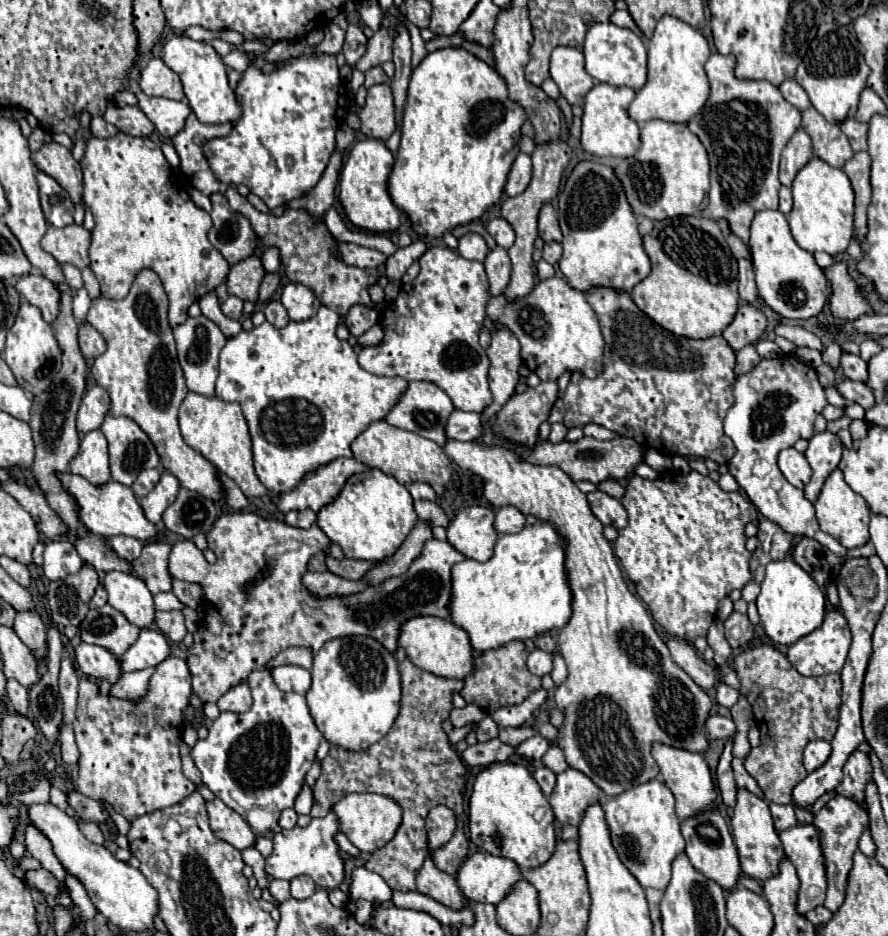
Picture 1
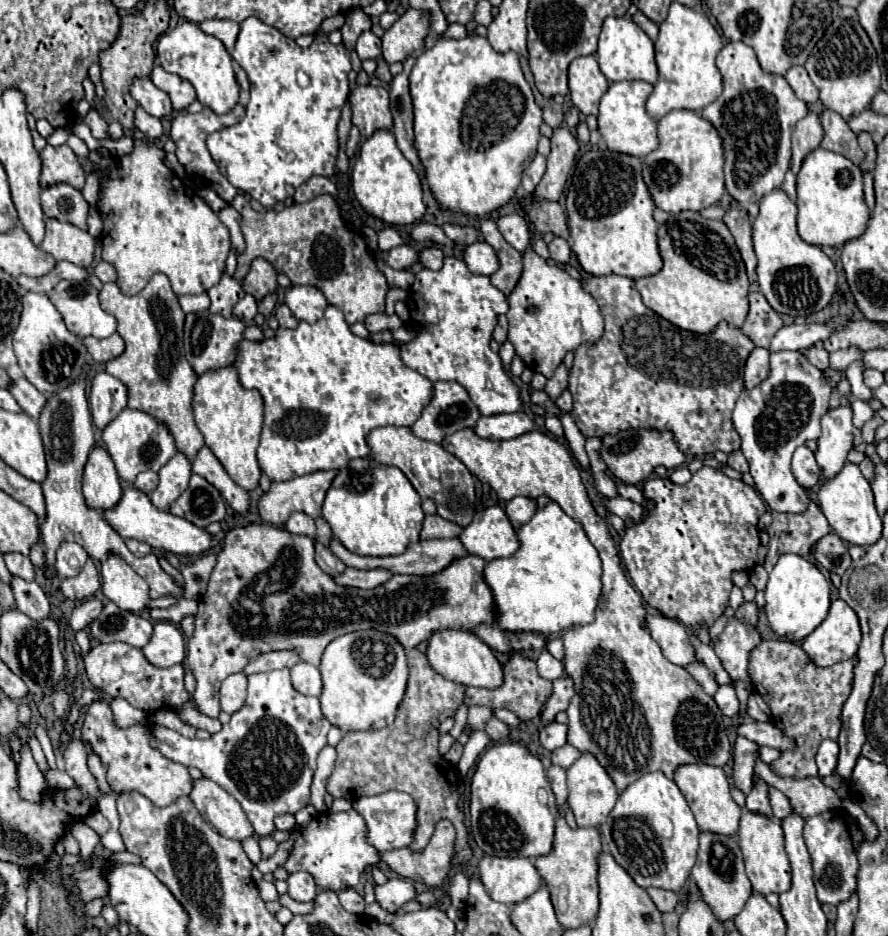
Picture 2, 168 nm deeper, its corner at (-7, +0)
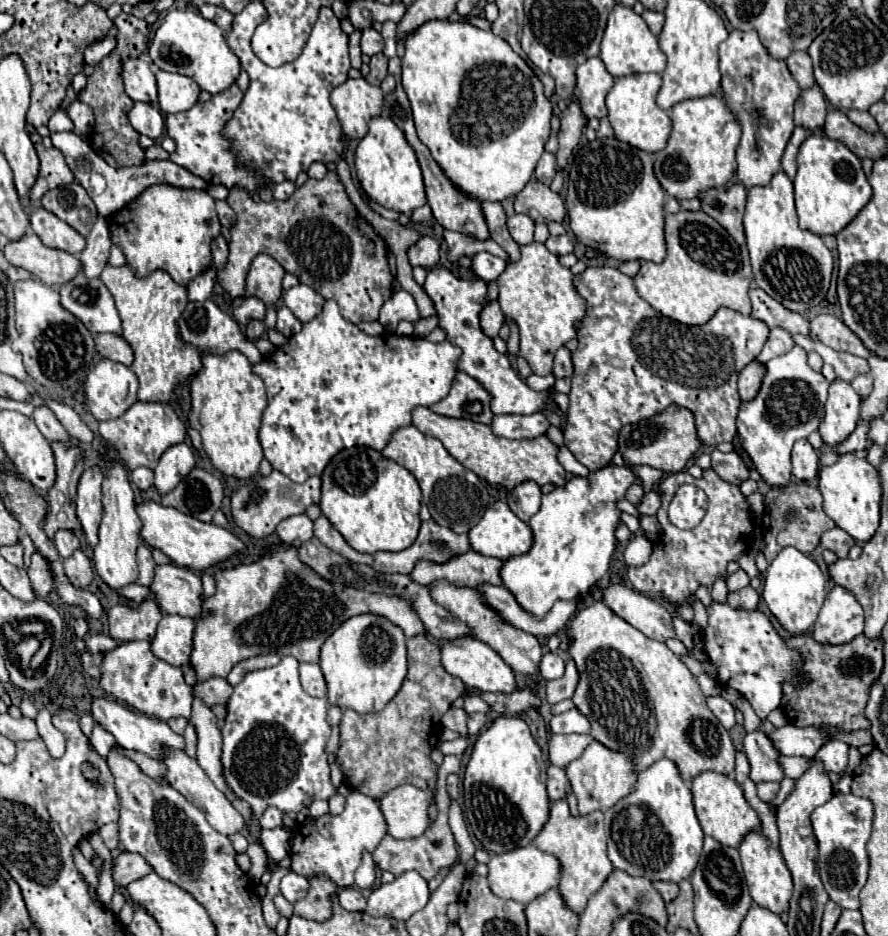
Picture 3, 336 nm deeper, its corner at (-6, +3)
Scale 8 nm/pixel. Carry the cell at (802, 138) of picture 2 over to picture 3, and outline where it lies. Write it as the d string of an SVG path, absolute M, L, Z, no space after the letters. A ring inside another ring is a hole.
M819 85L803 89L795 103L795 125L803 125L807 129L821 129L827 115L825 95Z

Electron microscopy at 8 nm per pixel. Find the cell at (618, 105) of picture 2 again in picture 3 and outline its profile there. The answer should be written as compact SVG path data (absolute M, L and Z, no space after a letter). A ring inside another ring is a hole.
M641 73L641 75L627 75L619 77L607 95L607 109L609 121L615 129L615 137L631 147L643 149L647 153L659 153L669 139L671 133L671 117L665 109L655 103L657 91L661 87L659 73Z

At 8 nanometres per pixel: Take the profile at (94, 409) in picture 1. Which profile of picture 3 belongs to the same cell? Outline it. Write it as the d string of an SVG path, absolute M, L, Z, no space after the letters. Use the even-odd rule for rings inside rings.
M101 359L85 381L85 403L97 421L121 417L137 401L137 375L121 363Z

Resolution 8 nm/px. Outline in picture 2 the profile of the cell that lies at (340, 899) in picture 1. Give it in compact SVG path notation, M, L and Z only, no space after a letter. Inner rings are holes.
M352 888L342 890L342 892L338 892L338 898L340 898L340 904L344 906L344 910L348 910L352 914L364 914L366 904L356 890L352 890Z

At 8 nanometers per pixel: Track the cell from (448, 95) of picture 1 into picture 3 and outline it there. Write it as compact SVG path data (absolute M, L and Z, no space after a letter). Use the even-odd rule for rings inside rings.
M431 19L425 21L423 25L419 25L413 33L409 33L403 41L405 53L401 57L401 85L409 97L411 103L411 111L413 111L413 119L415 119L415 129L419 139L429 147L431 155L435 157L435 161L441 165L441 169L445 171L445 175L467 195L477 197L479 201L505 201L507 197L517 195L527 181L531 179L535 165L539 161L539 157L545 151L545 139L549 139L551 133L551 115L553 115L553 105L551 101L545 97L543 93L543 83L537 79L537 75L533 73L533 69L509 47L509 43L505 39L501 39L499 35L495 35L493 31L483 31L471 23L461 23L461 21L449 21L449 19Z

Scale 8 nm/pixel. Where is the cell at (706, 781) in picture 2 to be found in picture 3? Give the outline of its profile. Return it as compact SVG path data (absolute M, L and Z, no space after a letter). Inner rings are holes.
M705 771L693 779L691 791L693 791L695 813L697 813L697 819L705 831L705 835L711 835L715 841L723 843L725 847L739 847L747 833L761 829L759 815L747 803L741 785L733 777Z

